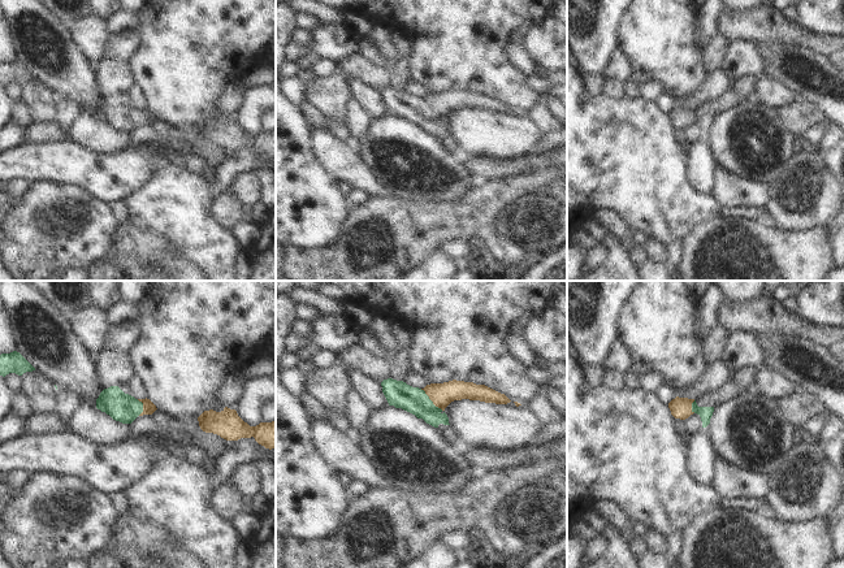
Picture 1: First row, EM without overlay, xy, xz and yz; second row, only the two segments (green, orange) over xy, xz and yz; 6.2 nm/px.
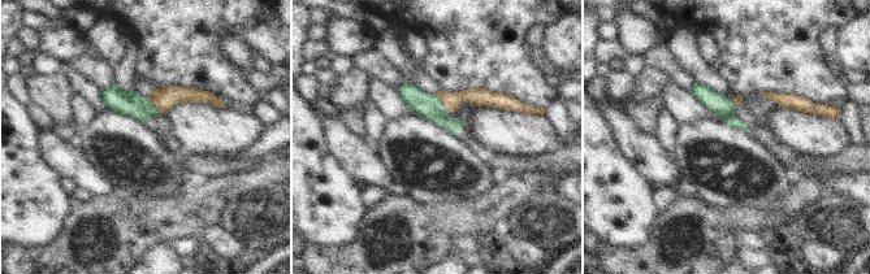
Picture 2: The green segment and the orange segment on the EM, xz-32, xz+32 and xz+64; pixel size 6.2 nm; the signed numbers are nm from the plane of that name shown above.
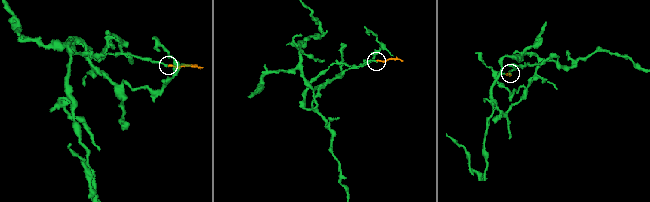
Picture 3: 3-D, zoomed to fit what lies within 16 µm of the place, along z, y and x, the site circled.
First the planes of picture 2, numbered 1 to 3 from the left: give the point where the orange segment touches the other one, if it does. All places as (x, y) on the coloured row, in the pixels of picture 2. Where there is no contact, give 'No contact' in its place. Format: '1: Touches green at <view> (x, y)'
1: Touches green at xz-32 (154, 107)
2: Touches green at xz+32 (442, 103)
3: Touches green at xz+64 (732, 103).

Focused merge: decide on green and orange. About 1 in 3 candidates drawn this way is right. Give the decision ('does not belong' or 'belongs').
belongs

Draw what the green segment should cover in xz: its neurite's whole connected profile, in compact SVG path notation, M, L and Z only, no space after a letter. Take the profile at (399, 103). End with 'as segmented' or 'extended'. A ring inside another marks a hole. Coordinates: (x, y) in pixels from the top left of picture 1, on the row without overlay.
M388 87L381 91L381 95L389 114L402 117L434 136L440 133L450 134L443 120L454 109L469 108L495 113L511 110L505 103L485 94L456 88L419 97L403 90Z; extended

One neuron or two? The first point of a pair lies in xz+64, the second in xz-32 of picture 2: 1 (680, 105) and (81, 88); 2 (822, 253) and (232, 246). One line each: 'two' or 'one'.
1: one
2: one

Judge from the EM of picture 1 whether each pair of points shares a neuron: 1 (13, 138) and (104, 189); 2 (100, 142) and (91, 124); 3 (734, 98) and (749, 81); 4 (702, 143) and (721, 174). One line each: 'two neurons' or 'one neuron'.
1: two neurons
2: one neuron
3: two neurons
4: two neurons

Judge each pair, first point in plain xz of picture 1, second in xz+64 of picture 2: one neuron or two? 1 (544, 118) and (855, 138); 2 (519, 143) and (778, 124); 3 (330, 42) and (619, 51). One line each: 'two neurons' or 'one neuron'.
1: one neuron
2: one neuron
3: two neurons

